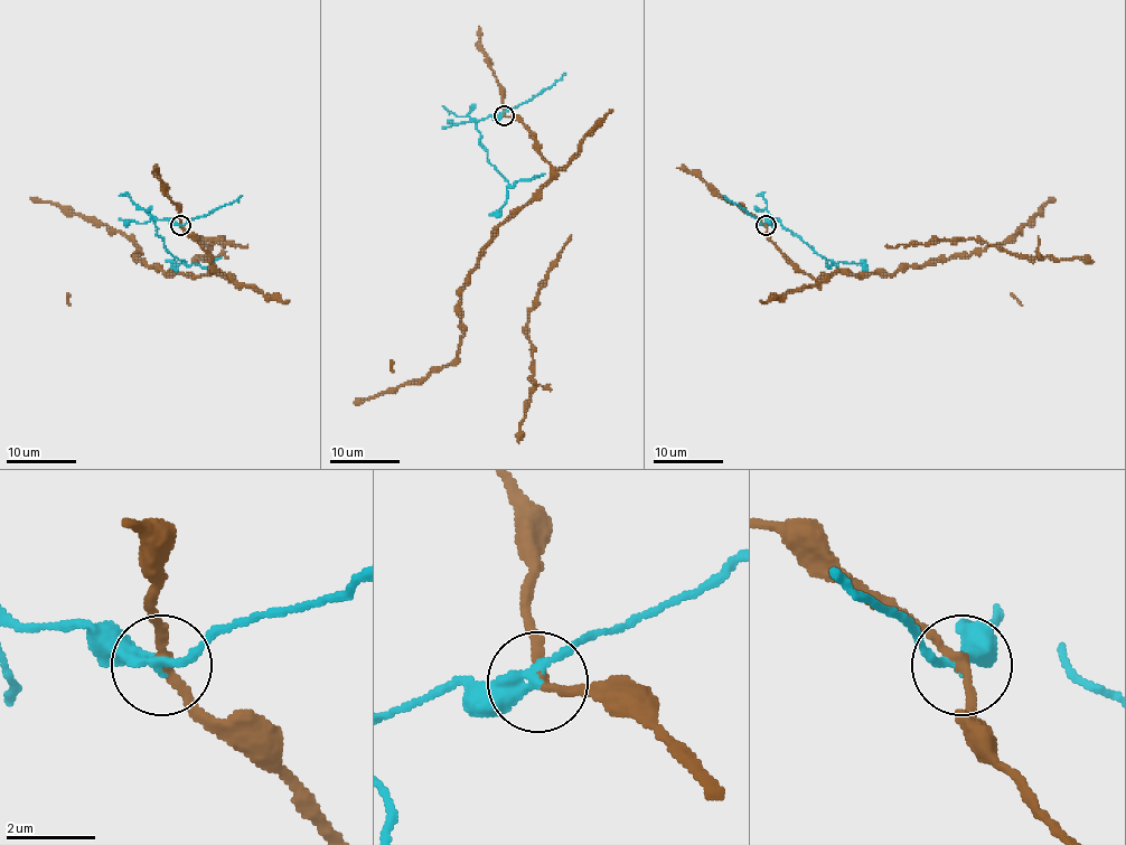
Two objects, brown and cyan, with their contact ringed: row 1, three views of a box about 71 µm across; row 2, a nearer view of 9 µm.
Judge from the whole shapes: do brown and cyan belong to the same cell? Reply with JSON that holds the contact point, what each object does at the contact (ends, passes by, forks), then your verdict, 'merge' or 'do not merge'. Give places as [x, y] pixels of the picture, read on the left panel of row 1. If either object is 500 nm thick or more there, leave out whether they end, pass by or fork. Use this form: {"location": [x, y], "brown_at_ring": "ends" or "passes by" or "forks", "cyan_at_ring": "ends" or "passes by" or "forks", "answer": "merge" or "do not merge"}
{"location": [180, 225], "brown_at_ring": "passes by", "cyan_at_ring": "passes by", "answer": "do not merge"}

